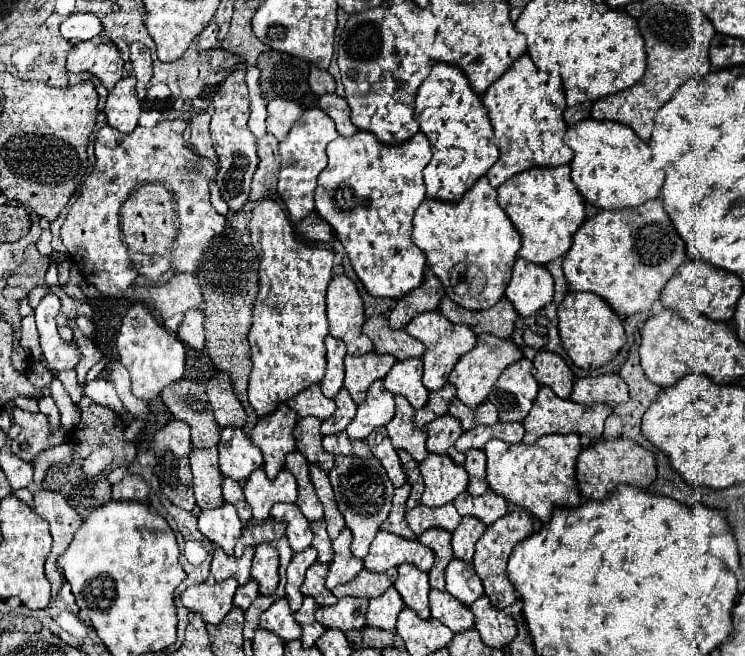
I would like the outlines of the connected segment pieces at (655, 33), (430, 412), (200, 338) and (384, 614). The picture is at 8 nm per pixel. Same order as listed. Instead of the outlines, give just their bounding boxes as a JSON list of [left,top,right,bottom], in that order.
[[591,4,715,142],[415,384,455,428],[177,310,205,350],[367,586,405,630]]

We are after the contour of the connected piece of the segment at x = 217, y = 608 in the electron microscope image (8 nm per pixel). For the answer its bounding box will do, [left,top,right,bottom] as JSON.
[181,578,239,624]

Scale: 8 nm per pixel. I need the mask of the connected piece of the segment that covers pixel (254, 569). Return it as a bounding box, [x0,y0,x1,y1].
[251,542,279,594]

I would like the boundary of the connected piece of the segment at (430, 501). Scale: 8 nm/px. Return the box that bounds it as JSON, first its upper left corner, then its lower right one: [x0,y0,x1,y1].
[419,452,467,506]

